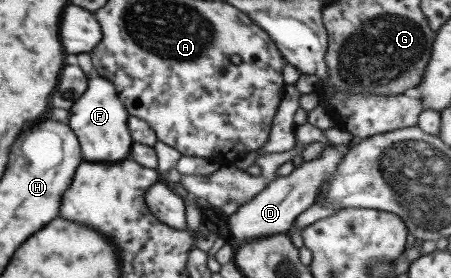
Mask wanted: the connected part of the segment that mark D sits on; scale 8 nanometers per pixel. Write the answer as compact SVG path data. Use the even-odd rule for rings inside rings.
M353 136L351 142L345 146L332 144L332 146L325 147L319 158L304 162L288 176L274 179L264 189L261 189L259 194L249 201L245 201L243 205L238 205L239 209L227 216L228 229L234 238L234 245L238 247L247 240L263 238L271 236L271 234L286 234L291 225L294 224L295 219L317 202L322 186L332 180L332 175L341 163L343 155L357 140L359 140L358 137Z

